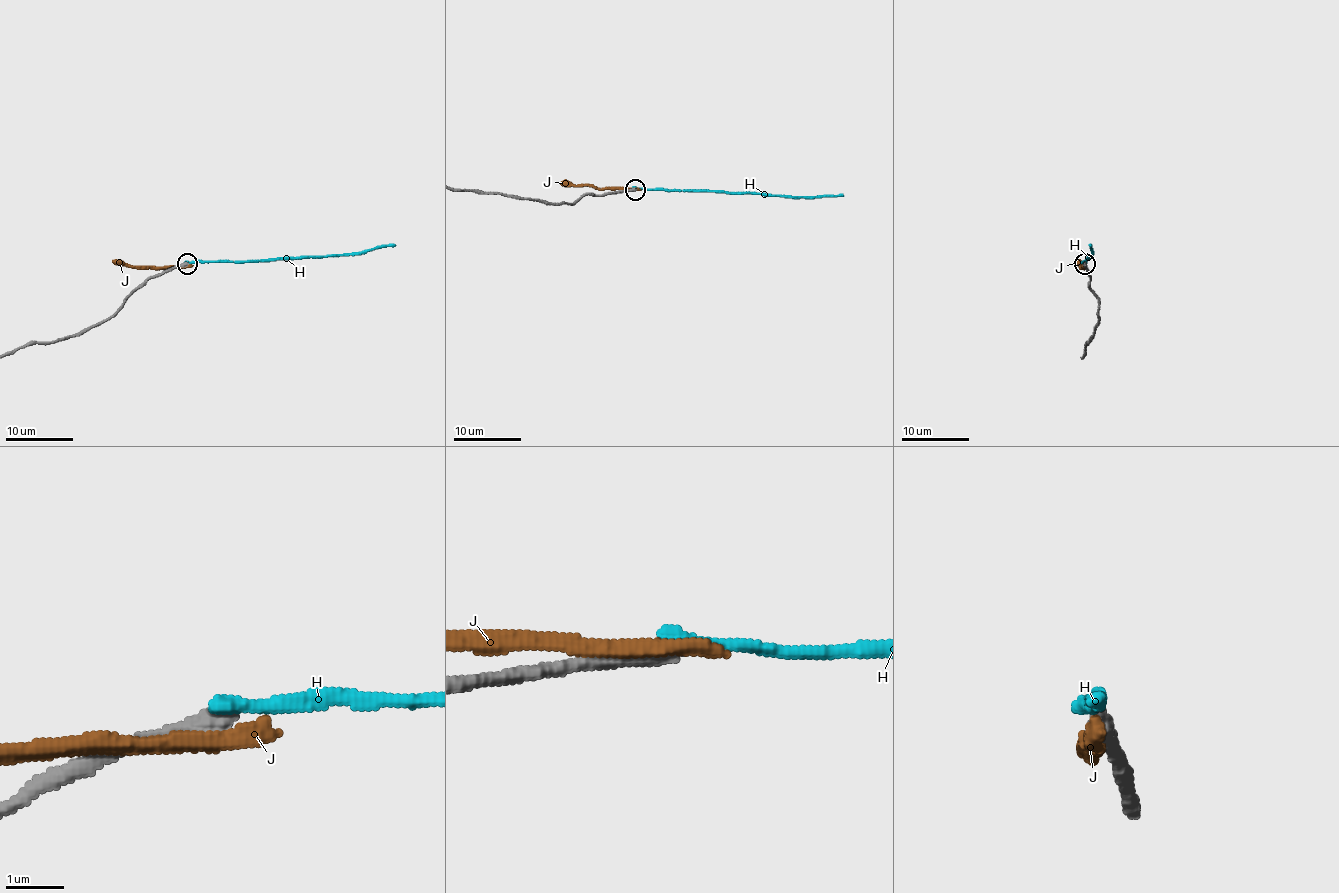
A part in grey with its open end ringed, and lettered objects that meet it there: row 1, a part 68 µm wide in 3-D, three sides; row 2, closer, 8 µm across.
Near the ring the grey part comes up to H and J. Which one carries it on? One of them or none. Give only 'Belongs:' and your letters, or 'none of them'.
Belongs: none of them

